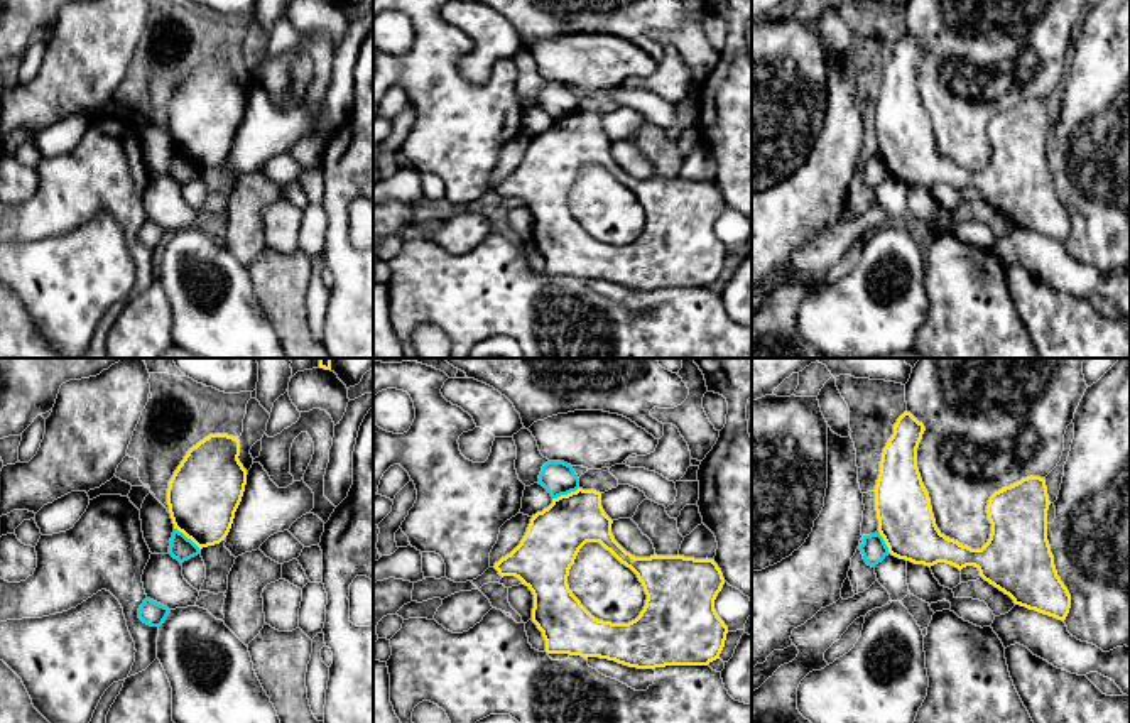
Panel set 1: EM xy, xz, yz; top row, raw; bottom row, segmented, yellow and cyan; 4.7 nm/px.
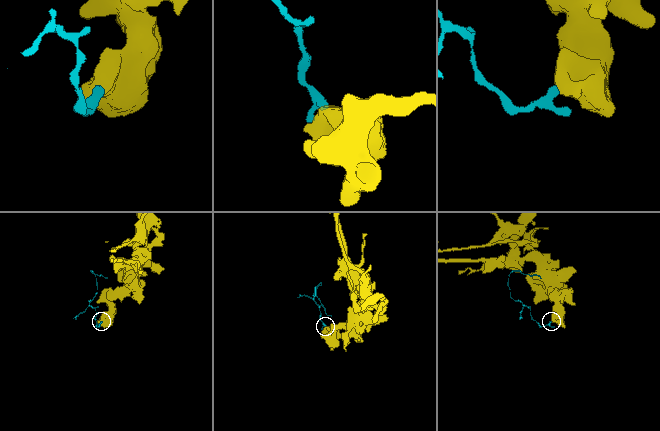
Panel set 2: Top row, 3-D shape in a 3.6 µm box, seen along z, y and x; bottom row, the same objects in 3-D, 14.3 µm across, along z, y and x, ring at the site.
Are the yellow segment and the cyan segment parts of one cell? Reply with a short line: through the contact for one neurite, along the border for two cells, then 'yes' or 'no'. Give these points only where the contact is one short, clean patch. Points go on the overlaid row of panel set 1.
xy (174, 527), (200, 551) | no

